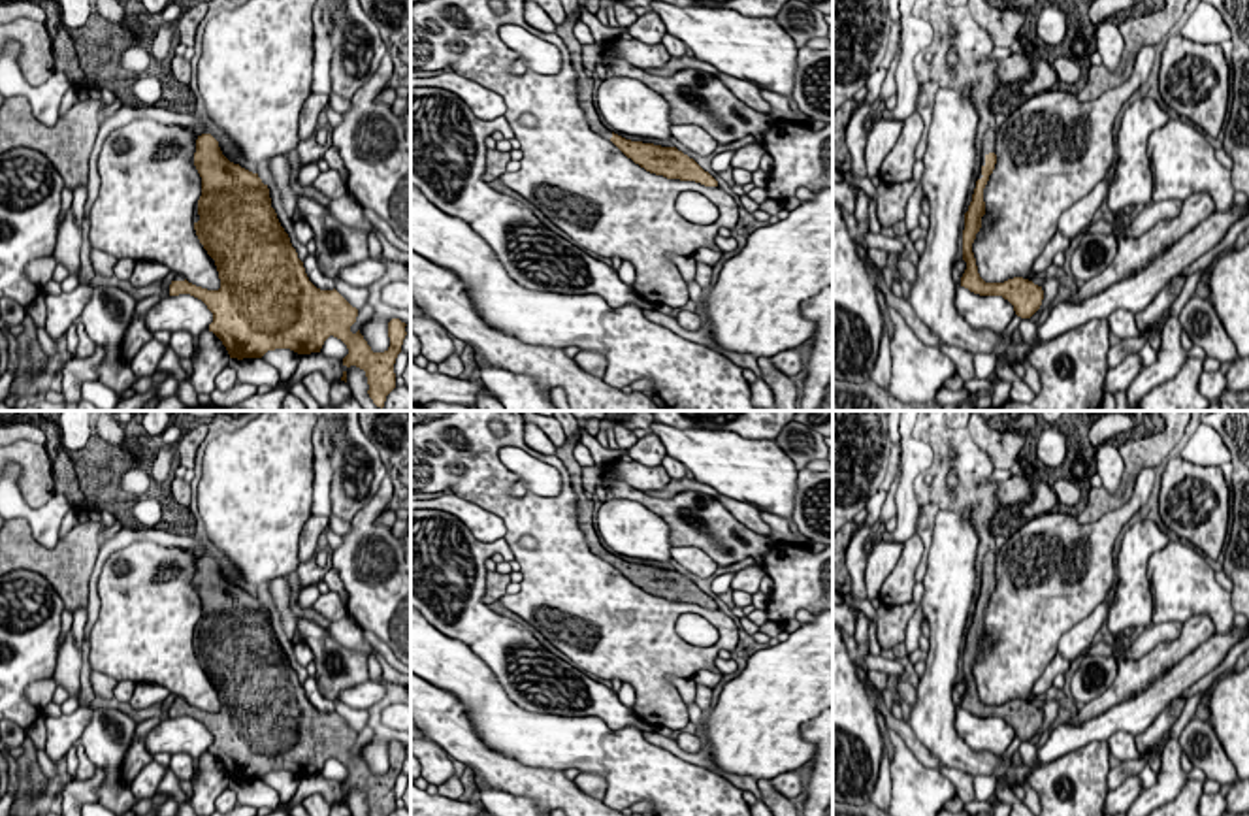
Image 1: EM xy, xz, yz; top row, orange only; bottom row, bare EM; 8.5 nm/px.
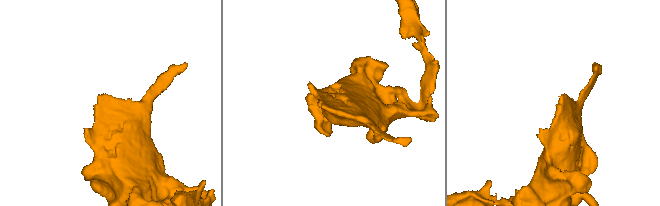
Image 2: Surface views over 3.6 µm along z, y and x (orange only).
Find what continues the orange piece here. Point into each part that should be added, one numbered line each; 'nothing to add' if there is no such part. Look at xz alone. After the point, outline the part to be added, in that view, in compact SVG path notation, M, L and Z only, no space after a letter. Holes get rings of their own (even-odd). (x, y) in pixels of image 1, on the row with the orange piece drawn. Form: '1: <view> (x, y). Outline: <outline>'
1: xz (586, 100). Outline: M580 9L573 11L571 15L565 17L561 24L556 24L556 34L565 41L569 55L571 55L571 64L576 73L576 83L578 83L578 106L586 113L586 121L590 128L599 134L601 138L608 139L612 138L612 132L601 122L599 111L595 106L593 98L593 83L595 77L588 77L584 73L582 66L582 45L573 34L575 24L580 21Z

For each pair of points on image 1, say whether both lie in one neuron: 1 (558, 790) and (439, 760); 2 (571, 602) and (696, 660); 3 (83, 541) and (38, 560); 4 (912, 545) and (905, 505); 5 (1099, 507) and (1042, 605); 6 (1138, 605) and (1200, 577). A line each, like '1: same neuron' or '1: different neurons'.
1: different neurons
2: same neuron
3: same neuron
4: different neurons
5: different neurons
6: different neurons

